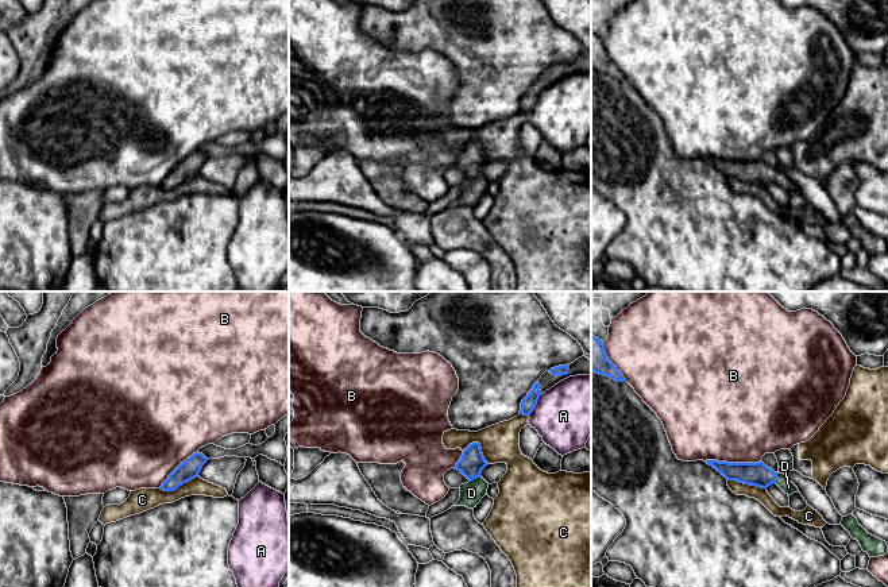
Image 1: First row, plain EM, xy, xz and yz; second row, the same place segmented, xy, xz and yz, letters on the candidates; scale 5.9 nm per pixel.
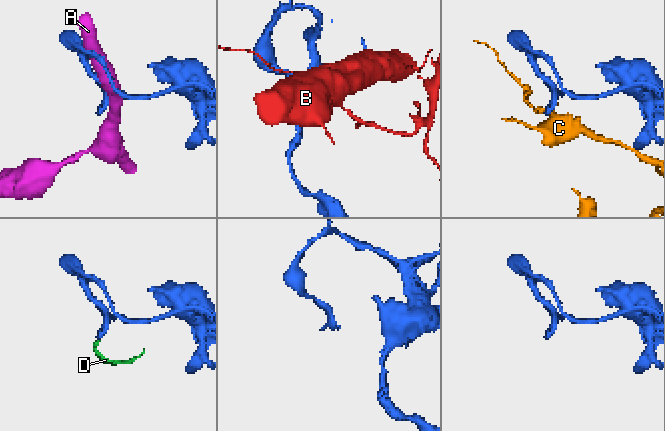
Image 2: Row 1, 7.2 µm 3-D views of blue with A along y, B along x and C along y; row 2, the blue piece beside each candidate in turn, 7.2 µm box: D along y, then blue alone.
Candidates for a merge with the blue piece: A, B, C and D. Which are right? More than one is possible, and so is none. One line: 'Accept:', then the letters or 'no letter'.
Accept: D

